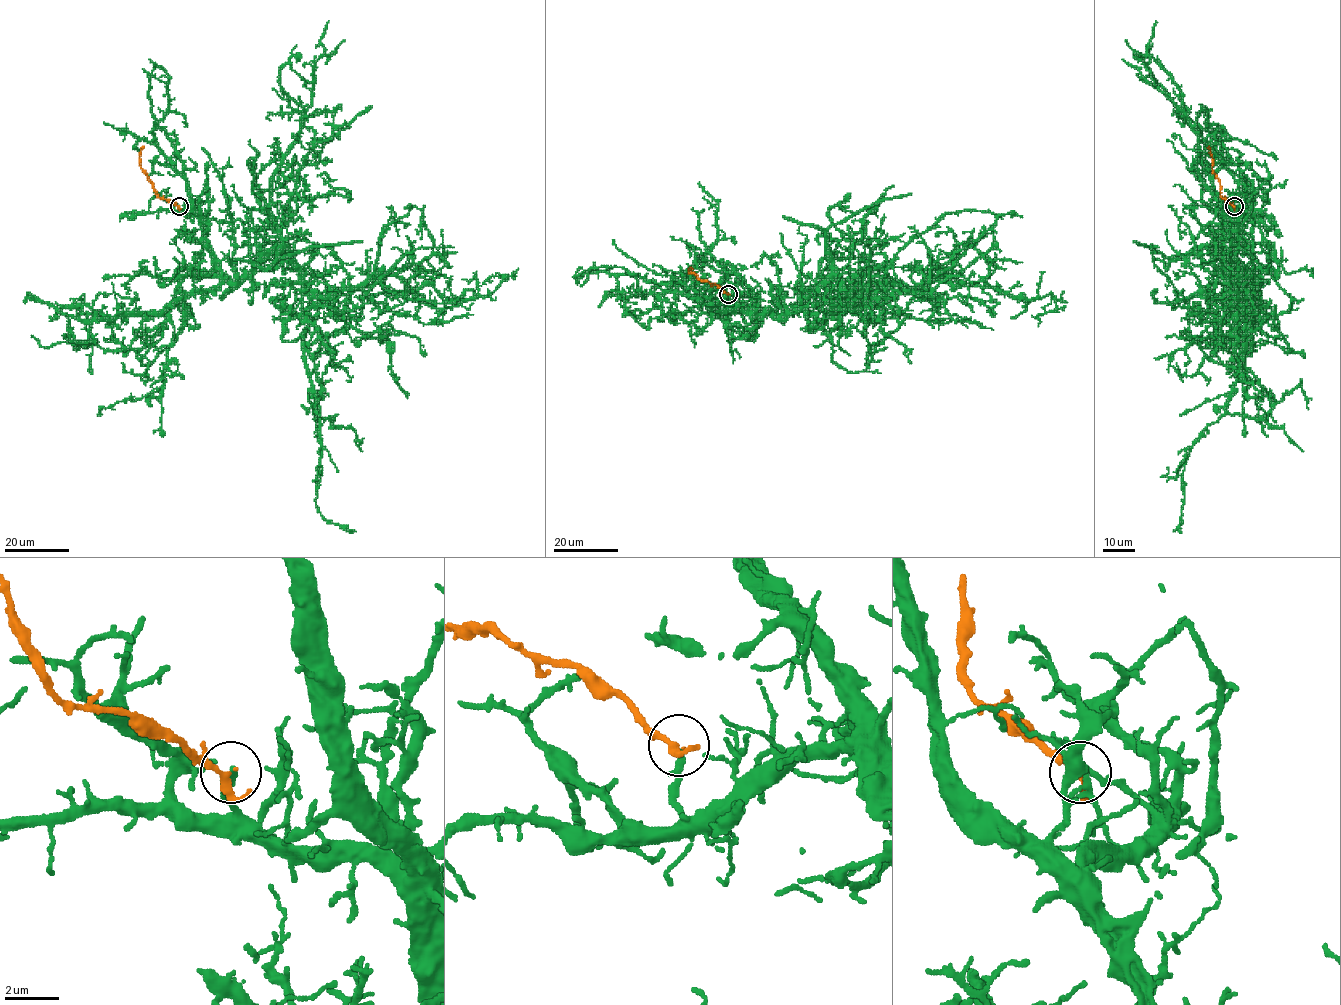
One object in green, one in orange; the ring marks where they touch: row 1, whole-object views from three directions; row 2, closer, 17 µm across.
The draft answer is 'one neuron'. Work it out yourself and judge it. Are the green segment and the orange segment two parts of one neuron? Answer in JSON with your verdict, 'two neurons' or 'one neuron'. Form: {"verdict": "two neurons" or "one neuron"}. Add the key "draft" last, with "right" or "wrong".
{"verdict": "two neurons", "draft": "wrong"}

